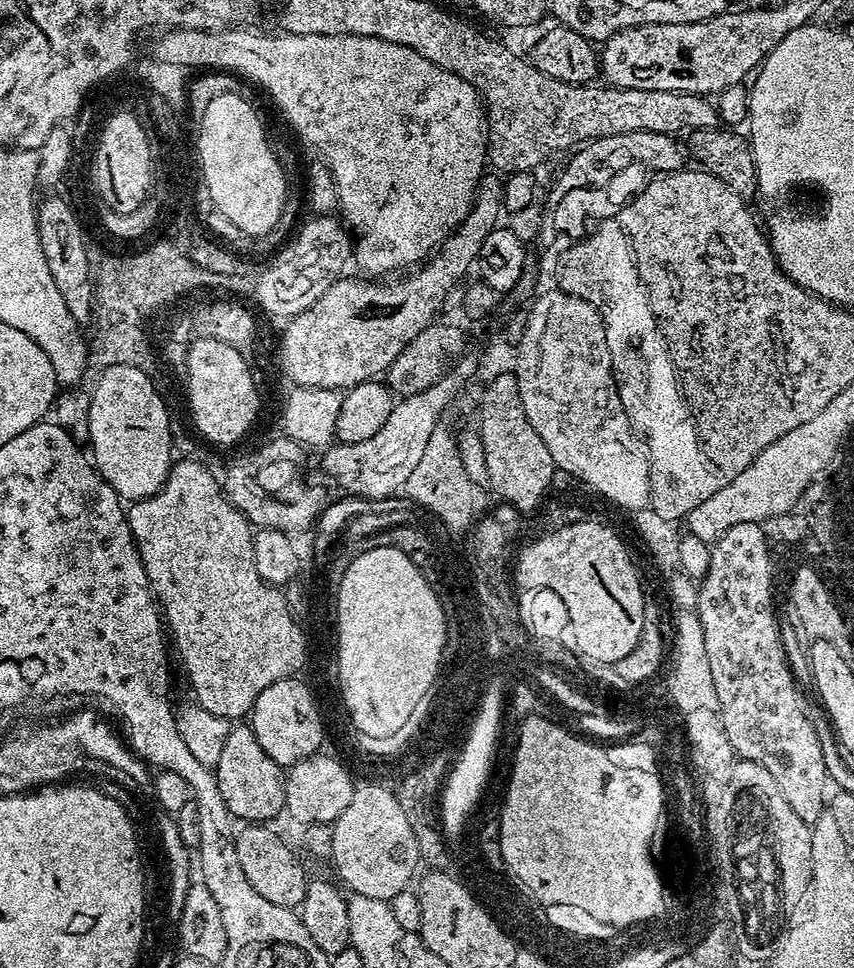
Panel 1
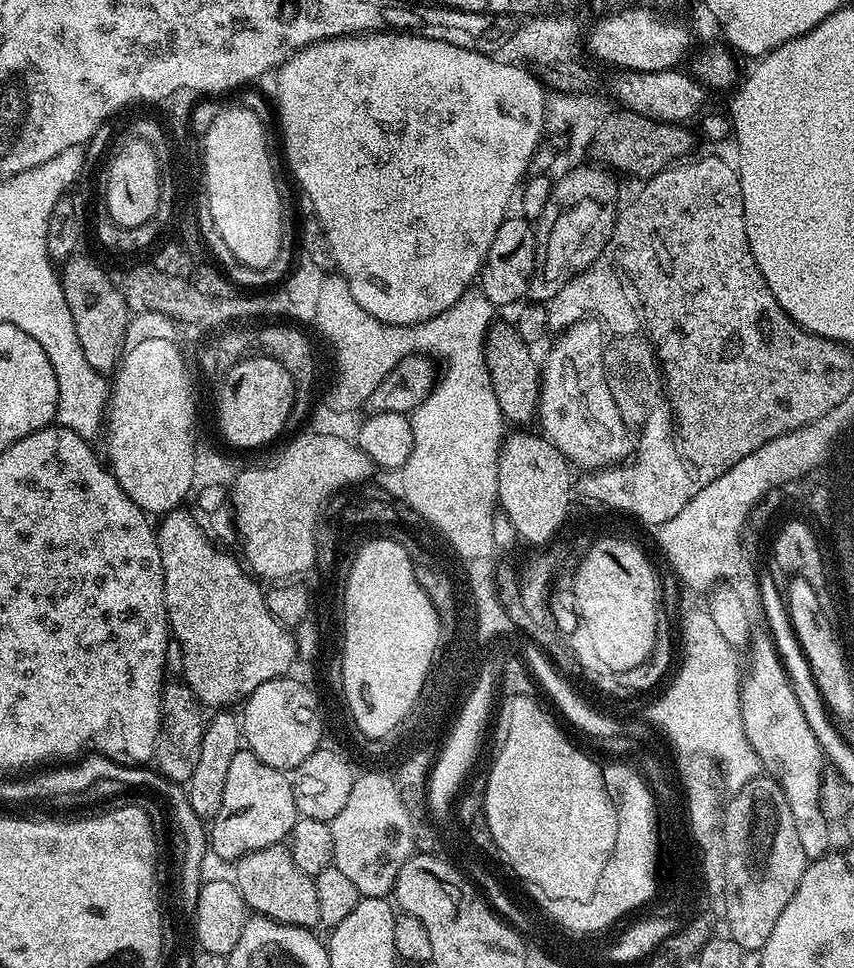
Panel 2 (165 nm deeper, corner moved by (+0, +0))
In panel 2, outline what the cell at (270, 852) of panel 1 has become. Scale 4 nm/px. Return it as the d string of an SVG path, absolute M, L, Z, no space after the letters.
M287 843L254 850L241 860L235 861L234 868L236 888L242 894L245 905L255 915L299 928L315 929L320 924L316 881L313 877L302 874L302 870L298 870L294 858L290 858Z

